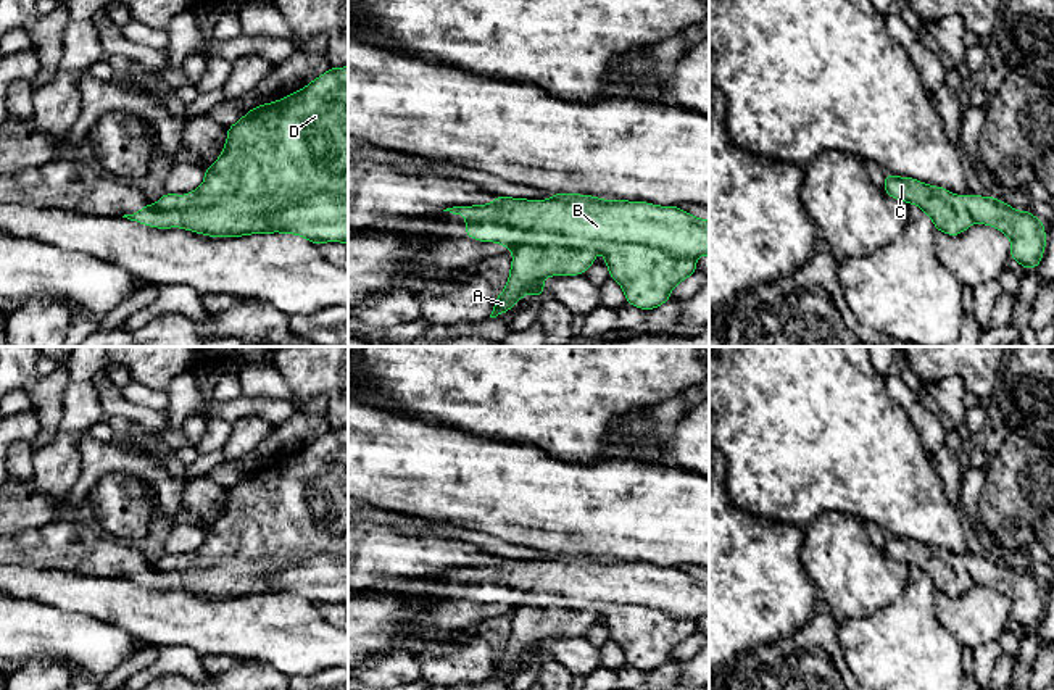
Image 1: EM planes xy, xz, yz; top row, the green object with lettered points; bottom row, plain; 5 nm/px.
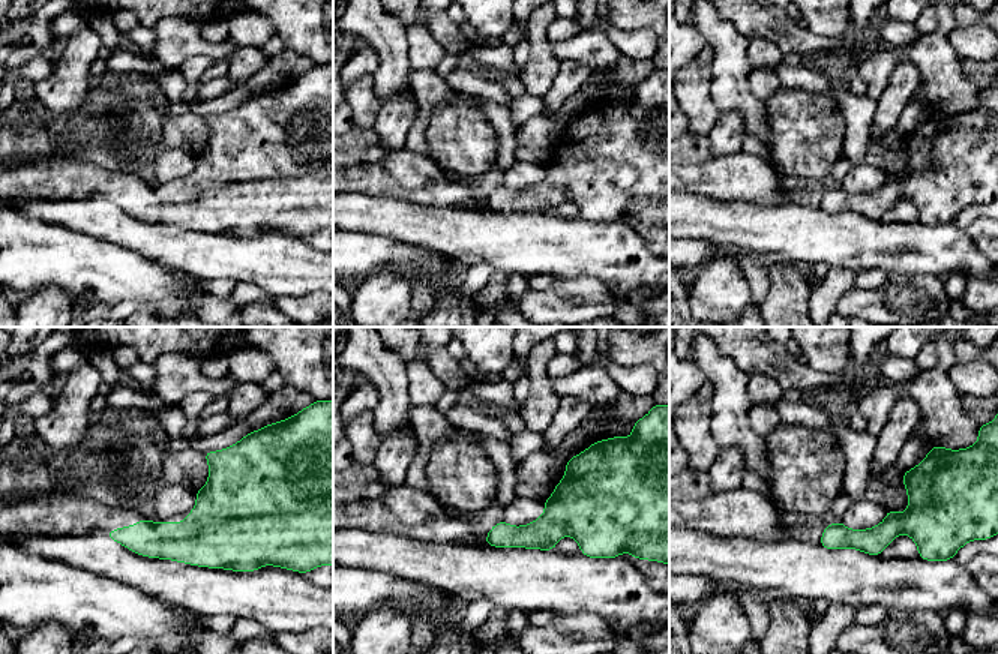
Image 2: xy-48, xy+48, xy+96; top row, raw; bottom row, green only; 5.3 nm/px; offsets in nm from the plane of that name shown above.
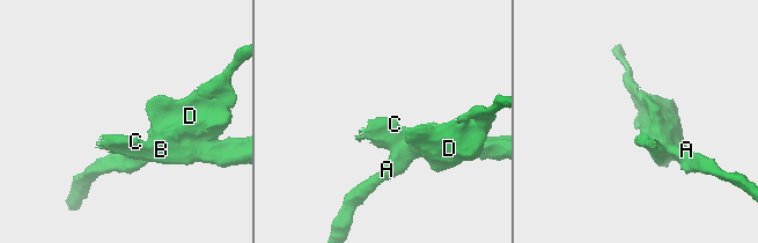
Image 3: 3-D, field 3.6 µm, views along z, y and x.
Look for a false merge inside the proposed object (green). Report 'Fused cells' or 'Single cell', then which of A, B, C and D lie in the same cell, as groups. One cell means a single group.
Fused cells. Groups: A D / B C

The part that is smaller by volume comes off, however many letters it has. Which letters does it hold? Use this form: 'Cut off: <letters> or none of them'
Cut off: A, D

